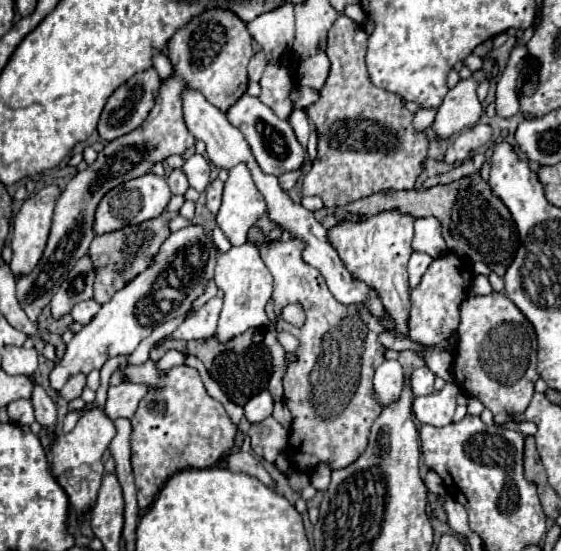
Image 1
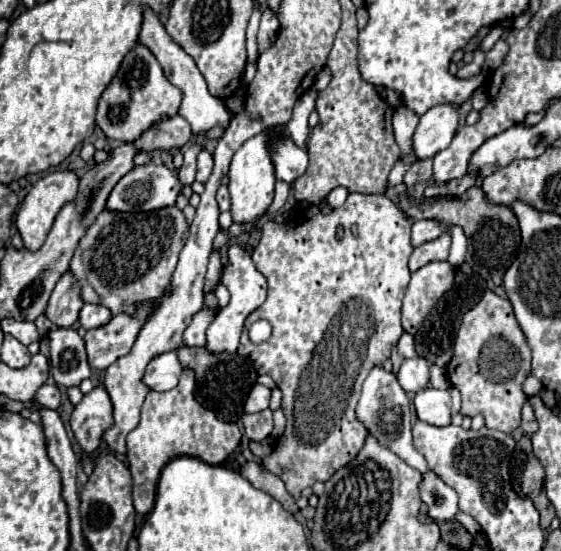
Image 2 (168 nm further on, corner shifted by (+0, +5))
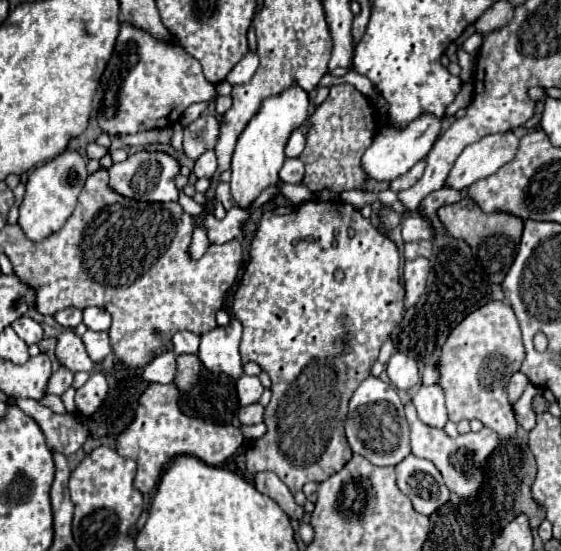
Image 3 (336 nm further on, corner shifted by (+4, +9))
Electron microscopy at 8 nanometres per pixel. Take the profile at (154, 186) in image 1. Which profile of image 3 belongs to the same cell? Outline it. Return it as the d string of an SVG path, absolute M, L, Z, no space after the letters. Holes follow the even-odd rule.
M135 152L127 160L109 168L109 184L115 192L143 200L143 202L175 202L179 190L175 188L175 176L179 174L179 160L165 152Z

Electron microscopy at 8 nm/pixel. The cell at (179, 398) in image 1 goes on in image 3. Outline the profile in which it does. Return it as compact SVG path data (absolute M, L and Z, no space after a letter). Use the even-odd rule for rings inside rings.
M151 384L139 398L135 420L117 438L117 454L133 458L137 462L135 488L143 494L151 494L157 488L163 468L175 456L195 456L205 464L219 466L243 444L243 434L233 425L213 424L185 416L177 406L175 384Z

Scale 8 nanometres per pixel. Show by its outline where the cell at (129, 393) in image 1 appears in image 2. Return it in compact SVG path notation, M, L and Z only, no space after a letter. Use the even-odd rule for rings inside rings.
M165 352L163 356L155 356L151 364L147 364L147 372L143 374L143 384L149 386L149 390L165 392L177 386L179 374L183 366L175 352Z

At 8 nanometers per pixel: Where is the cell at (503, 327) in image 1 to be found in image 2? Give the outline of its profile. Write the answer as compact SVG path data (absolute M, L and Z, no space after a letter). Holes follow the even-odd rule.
M487 290L475 308L463 314L453 358L447 366L451 384L461 392L461 412L465 416L483 414L485 426L501 432L513 432L521 424L521 408L527 402L523 382L531 372L531 348L519 322L515 320L511 302Z

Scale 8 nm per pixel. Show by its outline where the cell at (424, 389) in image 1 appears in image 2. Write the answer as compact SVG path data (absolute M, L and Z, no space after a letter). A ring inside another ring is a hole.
M423 358L403 360L397 378L399 378L399 384L403 386L403 390L419 392L429 384L429 362Z

